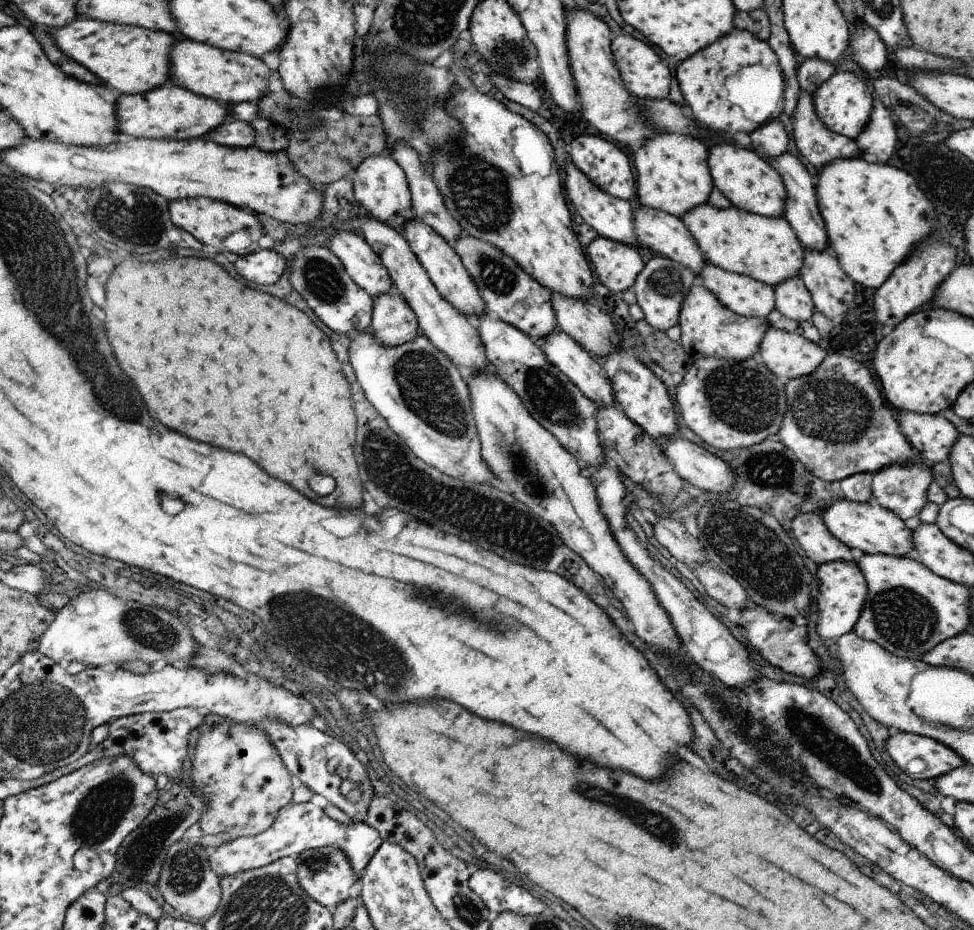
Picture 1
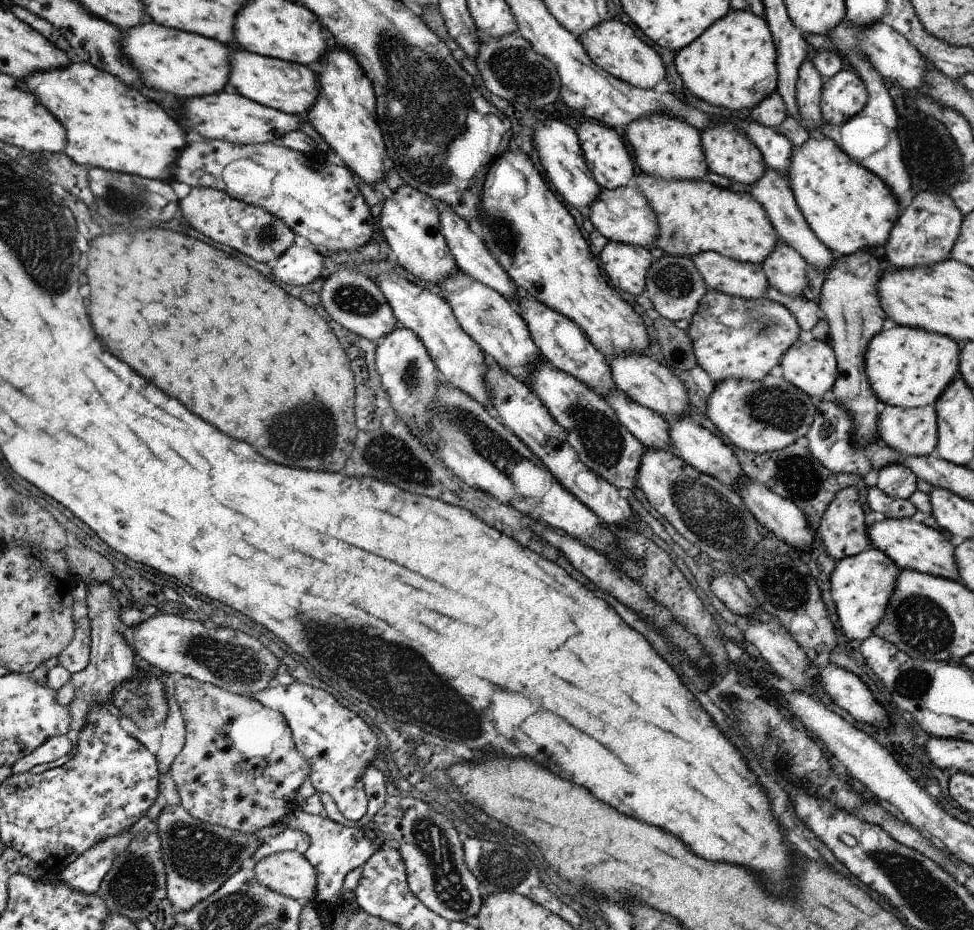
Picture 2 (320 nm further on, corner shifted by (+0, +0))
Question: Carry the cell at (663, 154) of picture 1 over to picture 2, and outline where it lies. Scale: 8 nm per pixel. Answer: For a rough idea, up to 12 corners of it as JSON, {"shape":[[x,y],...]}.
{"shape":[[670,114],[623,130],[644,174],[703,180],[700,132]]}

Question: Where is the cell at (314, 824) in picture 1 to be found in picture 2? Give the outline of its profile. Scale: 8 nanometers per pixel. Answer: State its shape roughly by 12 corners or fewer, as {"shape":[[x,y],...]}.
{"shape":[[301,807],[286,829],[310,838],[315,902],[336,903],[345,878],[379,849],[363,829]]}

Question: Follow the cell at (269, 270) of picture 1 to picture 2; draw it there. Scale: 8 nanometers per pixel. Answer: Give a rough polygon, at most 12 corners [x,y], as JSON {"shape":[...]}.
{"shape":[[292,245],[272,270],[294,286],[313,283],[324,258],[312,248]]}

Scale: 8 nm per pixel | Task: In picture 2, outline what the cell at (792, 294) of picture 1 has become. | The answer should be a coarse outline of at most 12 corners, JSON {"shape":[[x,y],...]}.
{"shape":[[781,240],[761,264],[769,286],[807,296],[809,266]]}

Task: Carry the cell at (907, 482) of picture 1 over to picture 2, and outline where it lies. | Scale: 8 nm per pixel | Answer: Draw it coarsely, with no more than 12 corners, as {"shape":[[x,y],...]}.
{"shape":[[910,468],[879,470],[876,487],[890,498],[908,500],[917,490]]}

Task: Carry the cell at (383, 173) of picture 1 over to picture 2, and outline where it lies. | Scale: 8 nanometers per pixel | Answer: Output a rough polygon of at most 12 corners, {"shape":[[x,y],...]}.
{"shape":[[404,183],[385,200],[383,235],[397,263],[437,285],[460,270],[440,207]]}

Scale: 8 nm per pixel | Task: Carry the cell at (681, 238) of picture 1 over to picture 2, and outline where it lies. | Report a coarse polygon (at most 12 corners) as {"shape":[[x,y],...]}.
{"shape":[[601,189],[584,212],[609,241],[648,246],[657,218],[638,189]]}

